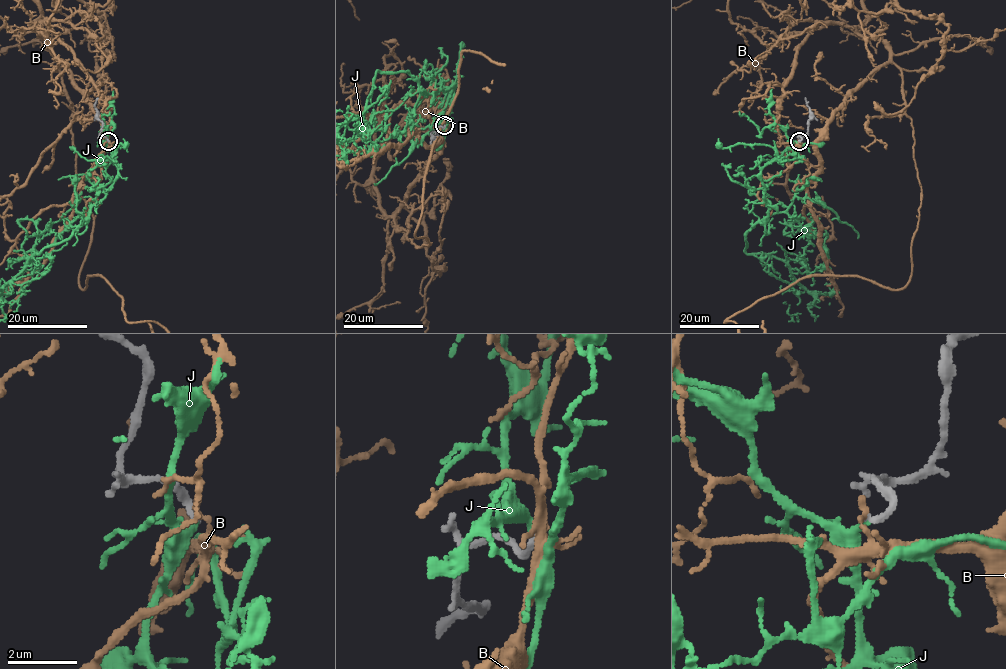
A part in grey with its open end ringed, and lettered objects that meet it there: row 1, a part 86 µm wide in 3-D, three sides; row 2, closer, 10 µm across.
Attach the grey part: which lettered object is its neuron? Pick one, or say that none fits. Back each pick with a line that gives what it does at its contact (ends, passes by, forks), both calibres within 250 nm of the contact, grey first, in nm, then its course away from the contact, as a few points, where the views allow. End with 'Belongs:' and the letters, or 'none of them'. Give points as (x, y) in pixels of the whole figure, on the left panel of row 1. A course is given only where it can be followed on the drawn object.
J: it ends; calibres 200 and 280 nm
Belongs: J

